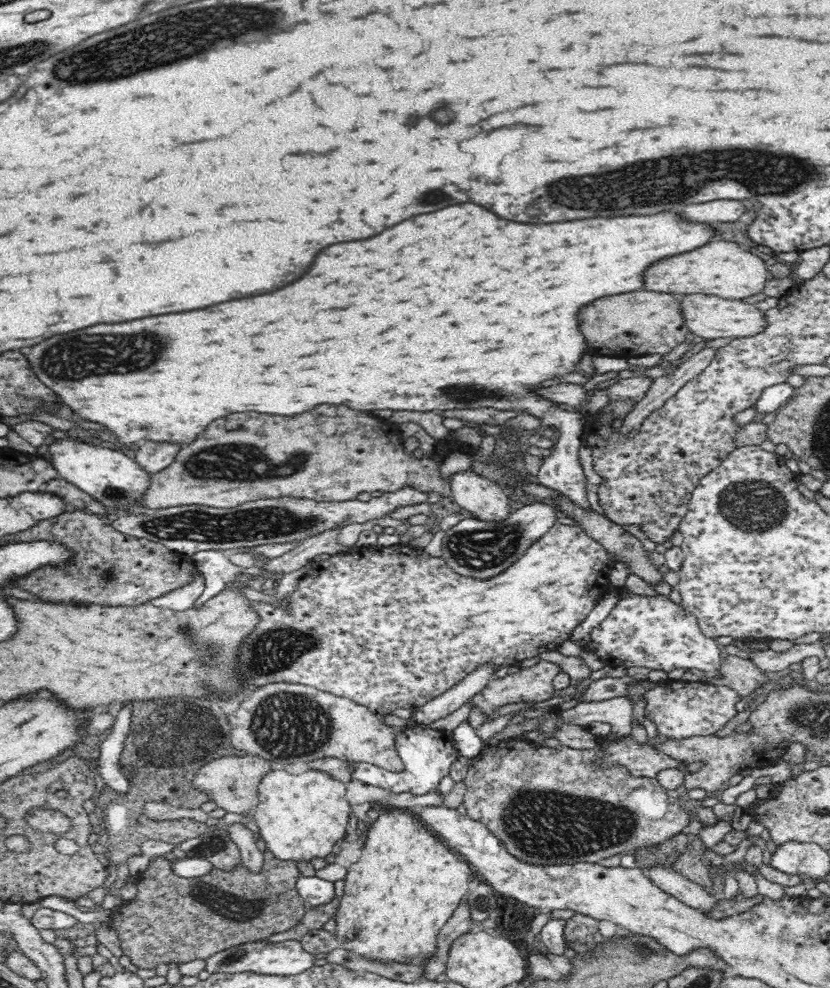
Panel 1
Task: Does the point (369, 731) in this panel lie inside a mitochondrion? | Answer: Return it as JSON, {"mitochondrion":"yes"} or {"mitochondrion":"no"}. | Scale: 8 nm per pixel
{"mitochondrion":"no"}

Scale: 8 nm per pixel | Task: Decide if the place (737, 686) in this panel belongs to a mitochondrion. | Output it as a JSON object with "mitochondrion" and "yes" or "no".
{"mitochondrion":"no"}

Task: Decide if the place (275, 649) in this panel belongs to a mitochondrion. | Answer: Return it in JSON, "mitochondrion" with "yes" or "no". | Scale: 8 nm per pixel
{"mitochondrion":"yes"}

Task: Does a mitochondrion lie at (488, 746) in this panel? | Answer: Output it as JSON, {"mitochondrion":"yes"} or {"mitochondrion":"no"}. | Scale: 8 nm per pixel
{"mitochondrion":"no"}

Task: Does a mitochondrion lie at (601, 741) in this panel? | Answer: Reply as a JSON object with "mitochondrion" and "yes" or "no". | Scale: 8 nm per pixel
{"mitochondrion":"no"}

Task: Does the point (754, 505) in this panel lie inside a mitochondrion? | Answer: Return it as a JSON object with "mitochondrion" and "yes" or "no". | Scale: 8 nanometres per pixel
{"mitochondrion":"yes"}

